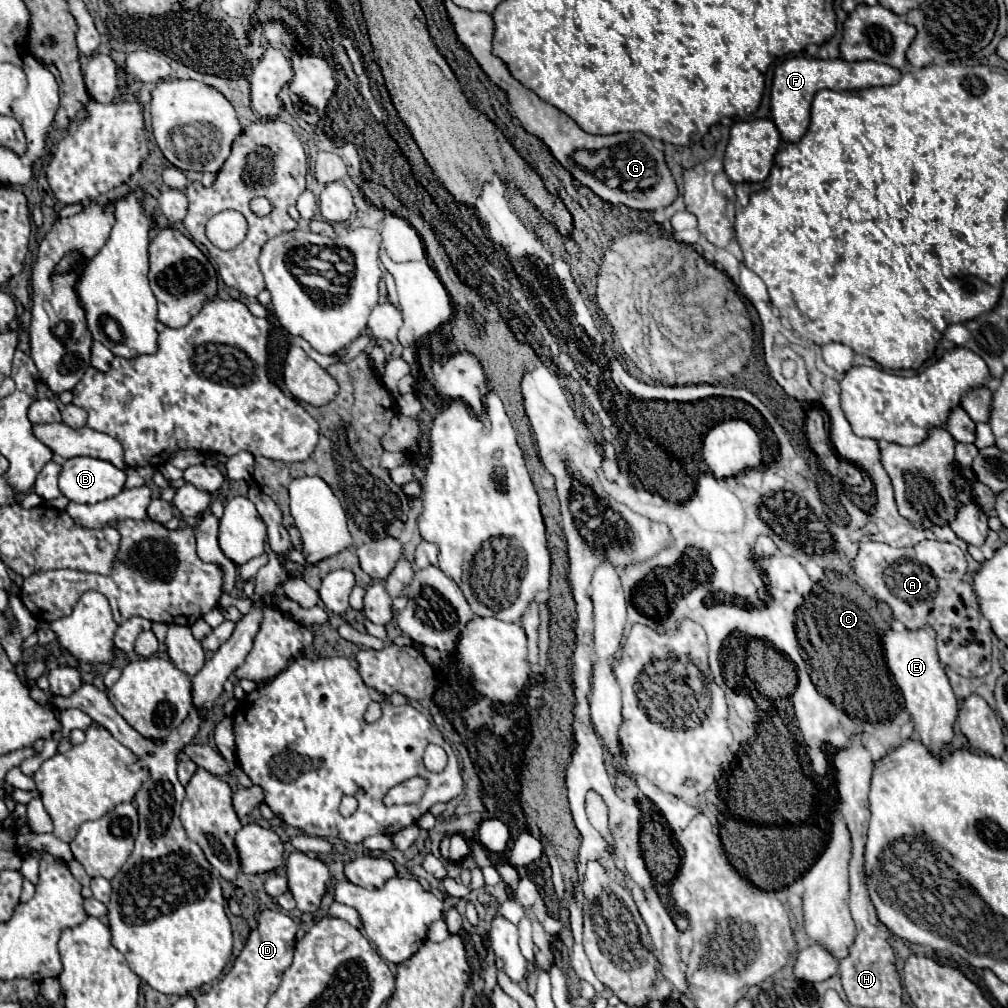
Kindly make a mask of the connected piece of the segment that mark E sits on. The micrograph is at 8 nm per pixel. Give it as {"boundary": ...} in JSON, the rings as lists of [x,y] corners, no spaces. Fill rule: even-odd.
{"boundary":[[[933,626],[919,630],[887,630],[883,636],[887,666],[903,692],[905,708],[915,724],[915,738],[919,738],[931,752],[939,754],[945,744],[953,740],[953,722],[957,718],[957,698],[949,686],[947,674],[941,668],[937,654],[937,634]]]}

